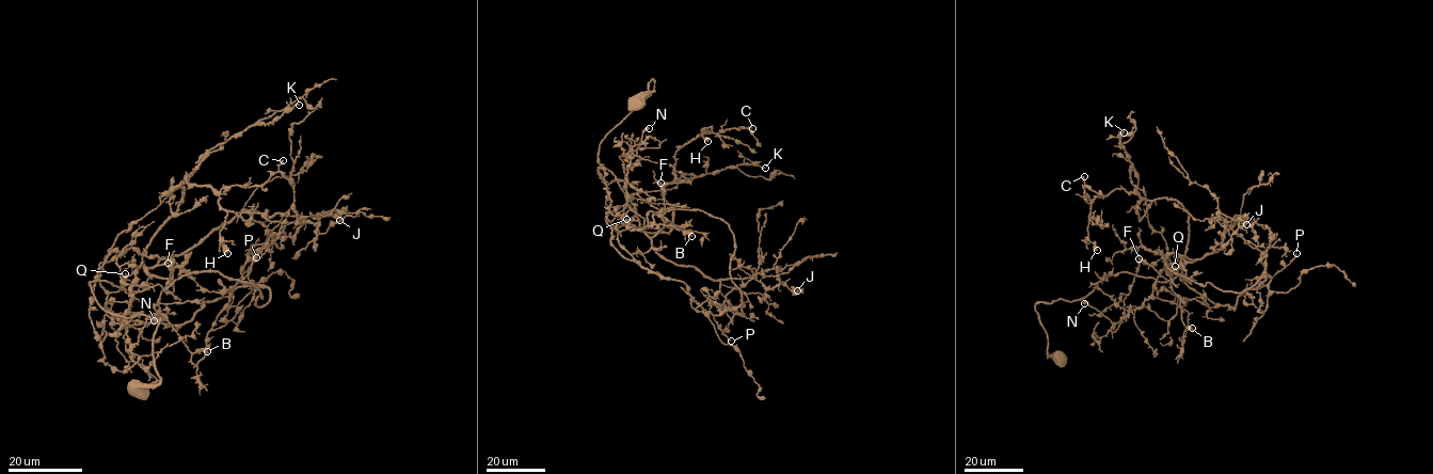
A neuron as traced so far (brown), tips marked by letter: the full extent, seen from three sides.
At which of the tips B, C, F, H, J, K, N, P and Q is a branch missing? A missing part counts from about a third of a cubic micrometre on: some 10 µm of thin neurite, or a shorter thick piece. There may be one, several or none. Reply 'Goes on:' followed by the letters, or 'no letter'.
Goes on: no letter

